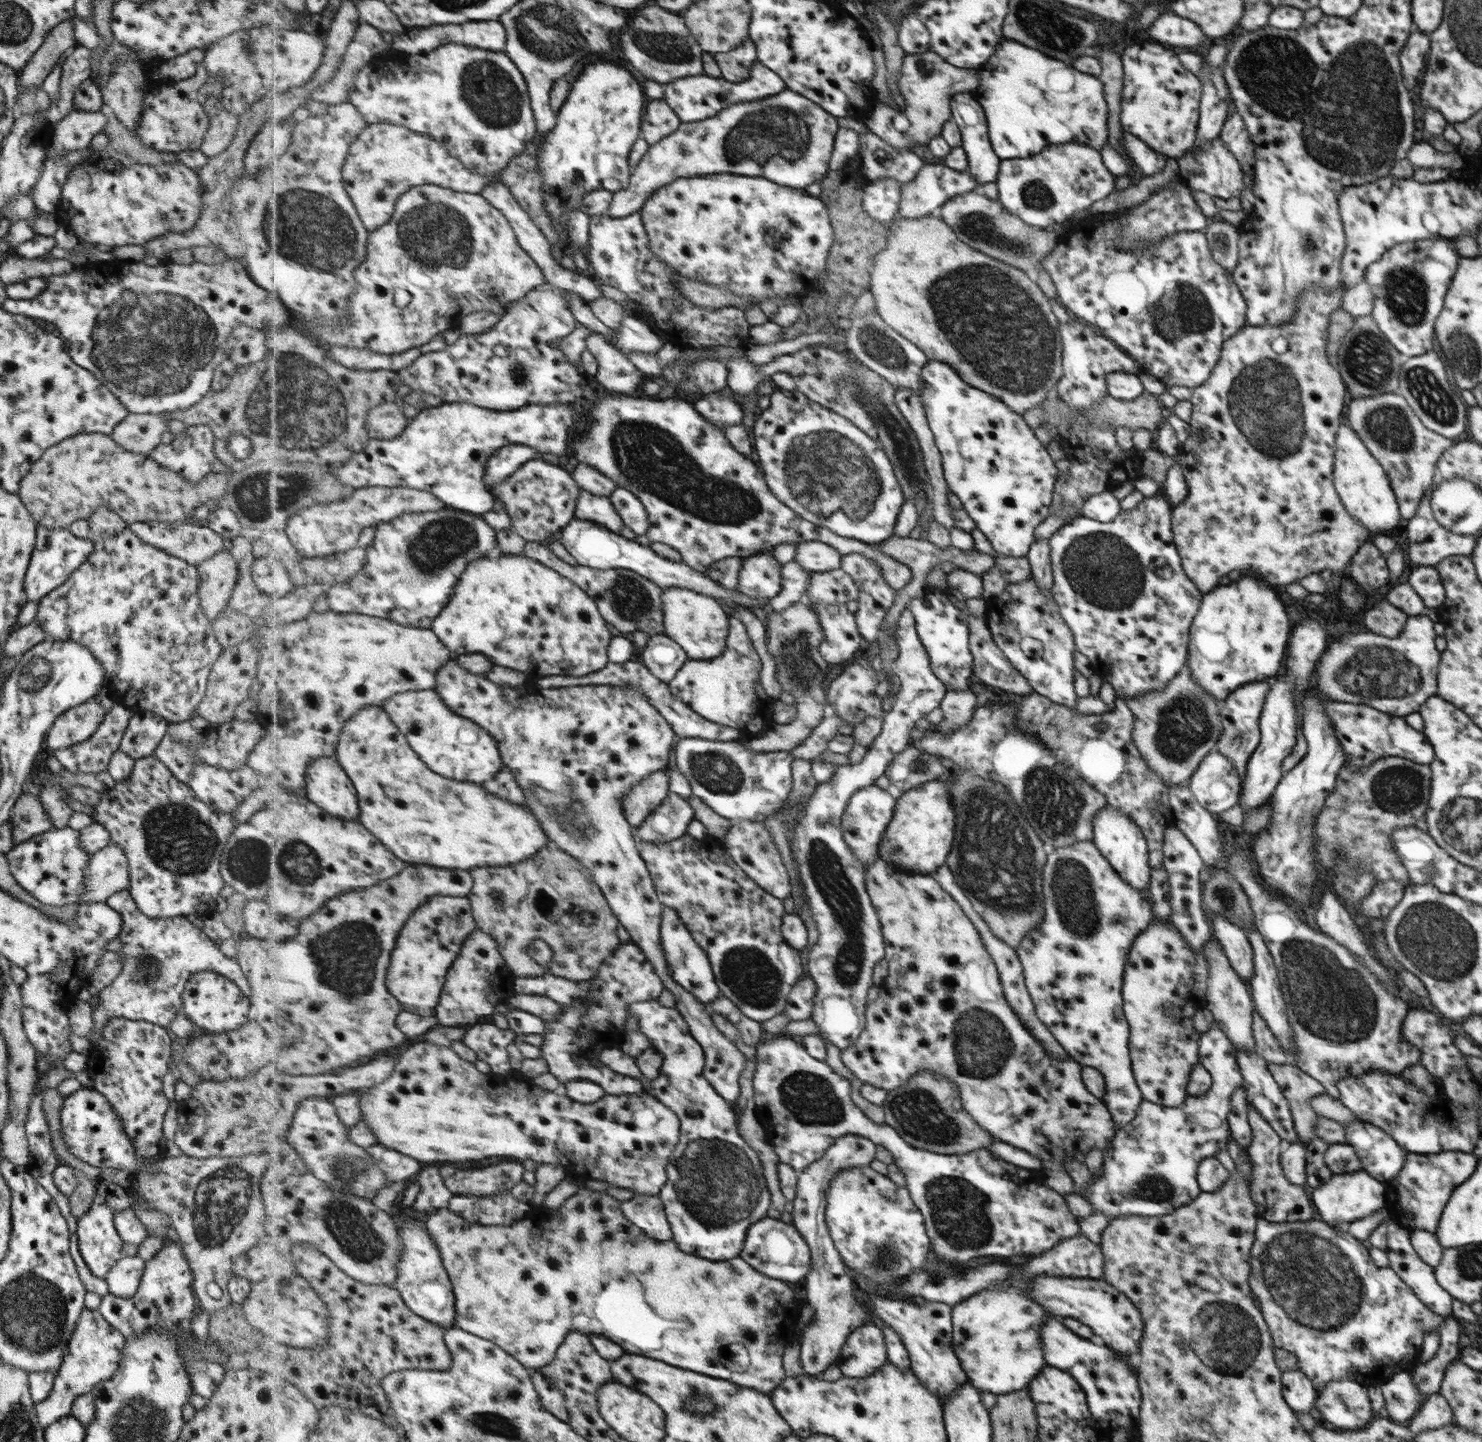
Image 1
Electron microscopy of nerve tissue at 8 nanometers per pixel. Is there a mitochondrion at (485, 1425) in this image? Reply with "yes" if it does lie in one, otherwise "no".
yes

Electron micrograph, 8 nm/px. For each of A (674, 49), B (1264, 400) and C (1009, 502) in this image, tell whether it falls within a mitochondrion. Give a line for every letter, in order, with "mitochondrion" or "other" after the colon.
A: mitochondrion
B: mitochondrion
C: other

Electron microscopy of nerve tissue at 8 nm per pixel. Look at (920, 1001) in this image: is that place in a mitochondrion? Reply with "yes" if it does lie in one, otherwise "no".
no

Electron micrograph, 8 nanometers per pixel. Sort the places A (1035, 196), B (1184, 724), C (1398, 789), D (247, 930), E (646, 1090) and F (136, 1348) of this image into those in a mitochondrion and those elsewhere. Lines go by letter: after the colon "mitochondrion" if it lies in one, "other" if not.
A: mitochondrion
B: mitochondrion
C: mitochondrion
D: other
E: other
F: other

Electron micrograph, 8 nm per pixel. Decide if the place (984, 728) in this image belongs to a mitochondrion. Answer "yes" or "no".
no

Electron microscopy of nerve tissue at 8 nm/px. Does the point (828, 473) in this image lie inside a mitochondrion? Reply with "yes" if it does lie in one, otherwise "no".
yes

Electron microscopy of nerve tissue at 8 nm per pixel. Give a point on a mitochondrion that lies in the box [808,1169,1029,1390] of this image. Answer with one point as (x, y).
(960, 1213)

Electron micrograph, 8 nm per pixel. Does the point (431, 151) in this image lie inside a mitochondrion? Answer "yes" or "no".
no

